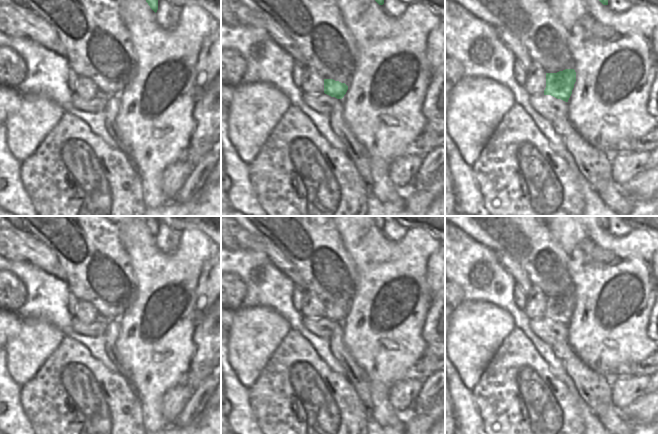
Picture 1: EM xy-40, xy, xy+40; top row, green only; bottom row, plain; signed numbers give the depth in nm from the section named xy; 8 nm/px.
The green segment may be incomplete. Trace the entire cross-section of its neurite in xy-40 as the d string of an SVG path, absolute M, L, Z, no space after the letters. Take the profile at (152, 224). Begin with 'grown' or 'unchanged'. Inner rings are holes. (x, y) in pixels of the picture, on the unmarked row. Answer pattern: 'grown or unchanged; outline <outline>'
unchanged; outline M146 217L146 226L150 230L150 232L156 237L158 234L158 222L151 217Z

